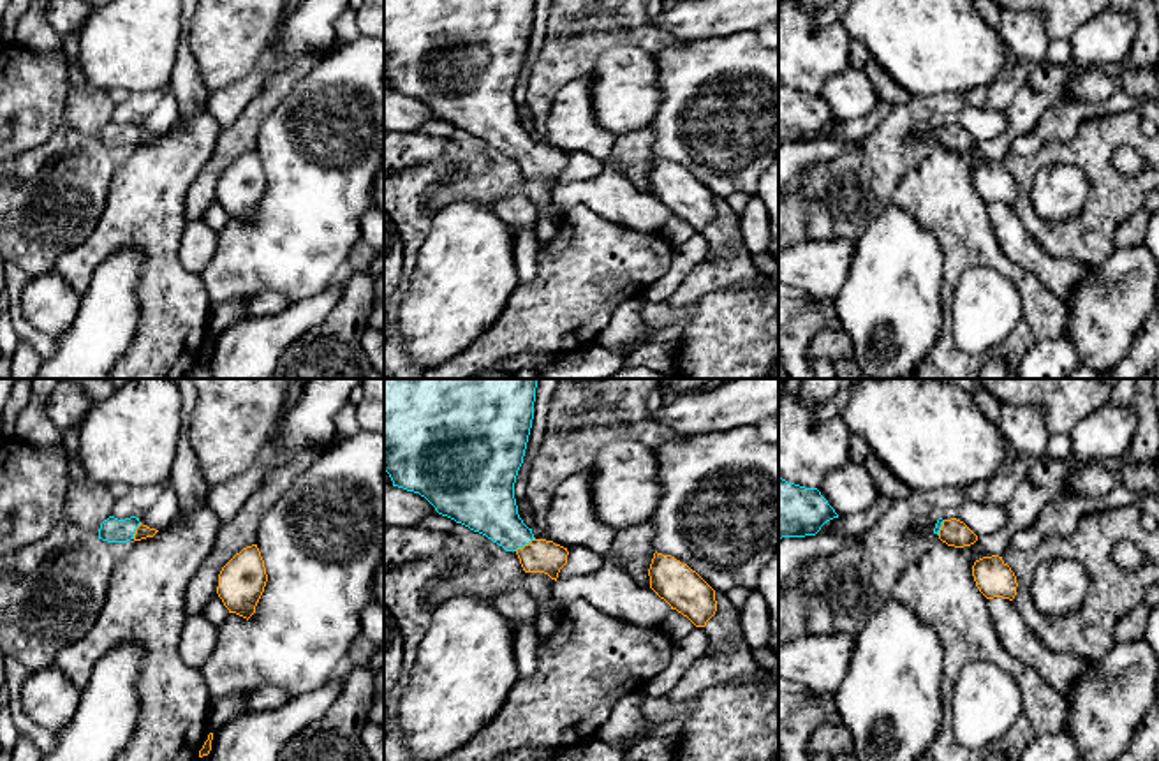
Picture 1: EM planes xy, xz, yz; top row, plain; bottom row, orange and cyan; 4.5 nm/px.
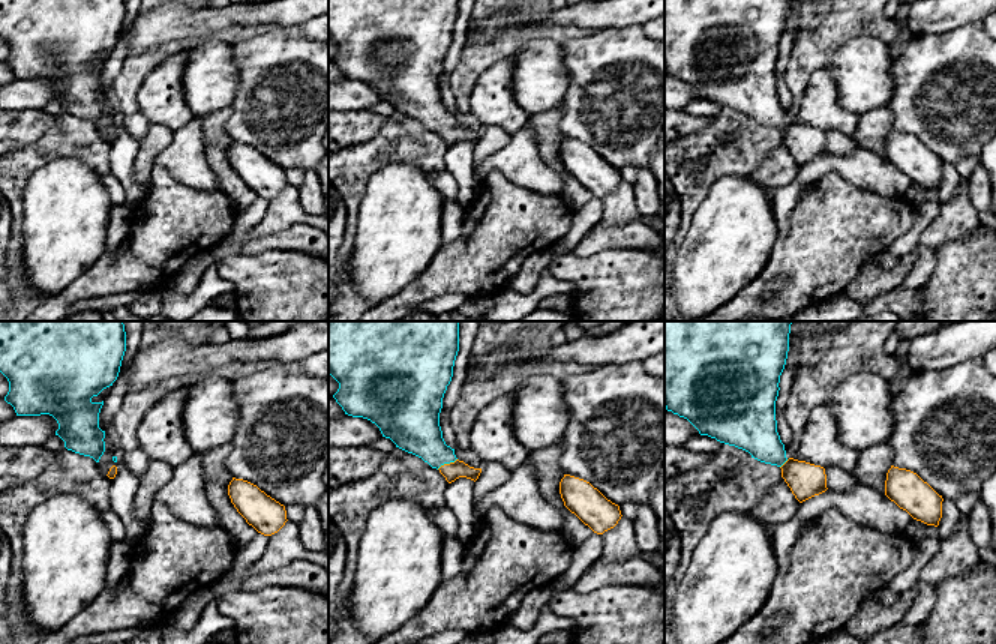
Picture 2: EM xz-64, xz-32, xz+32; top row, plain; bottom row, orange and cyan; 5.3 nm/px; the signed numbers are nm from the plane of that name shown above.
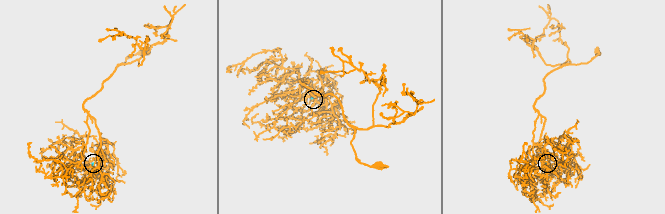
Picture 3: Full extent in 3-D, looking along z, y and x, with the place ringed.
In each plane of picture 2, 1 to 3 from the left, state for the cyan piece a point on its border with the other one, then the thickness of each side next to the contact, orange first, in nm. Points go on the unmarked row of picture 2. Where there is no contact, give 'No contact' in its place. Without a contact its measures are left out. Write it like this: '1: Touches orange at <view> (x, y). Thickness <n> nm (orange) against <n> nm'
1: No contact
2: Touches orange at xz-32 (446, 128). Thickness 90 nm (orange) against 260 nm
3: Touches orange at xz+32 (783, 128). Thickness 190 nm (orange) against 260 nm

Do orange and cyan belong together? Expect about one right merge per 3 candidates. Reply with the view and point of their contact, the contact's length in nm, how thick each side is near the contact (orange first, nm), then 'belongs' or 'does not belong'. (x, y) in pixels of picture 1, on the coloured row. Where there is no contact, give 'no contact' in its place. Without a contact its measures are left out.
contact xz (525, 545); length 110 nm; calibres 160 and 260 nm; belongs

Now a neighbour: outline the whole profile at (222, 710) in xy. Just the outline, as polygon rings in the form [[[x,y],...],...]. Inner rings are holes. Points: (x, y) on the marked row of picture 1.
[[[234,694],[211,703],[208,715],[210,733],[217,733],[229,720],[245,712],[245,696],[247,694]]]

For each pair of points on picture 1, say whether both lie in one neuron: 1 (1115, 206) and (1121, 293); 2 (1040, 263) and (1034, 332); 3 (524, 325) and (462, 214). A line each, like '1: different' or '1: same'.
1: different
2: different
3: different

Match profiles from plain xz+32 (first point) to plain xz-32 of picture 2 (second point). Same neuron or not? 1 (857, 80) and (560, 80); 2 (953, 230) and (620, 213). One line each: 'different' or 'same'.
1: same
2: different

